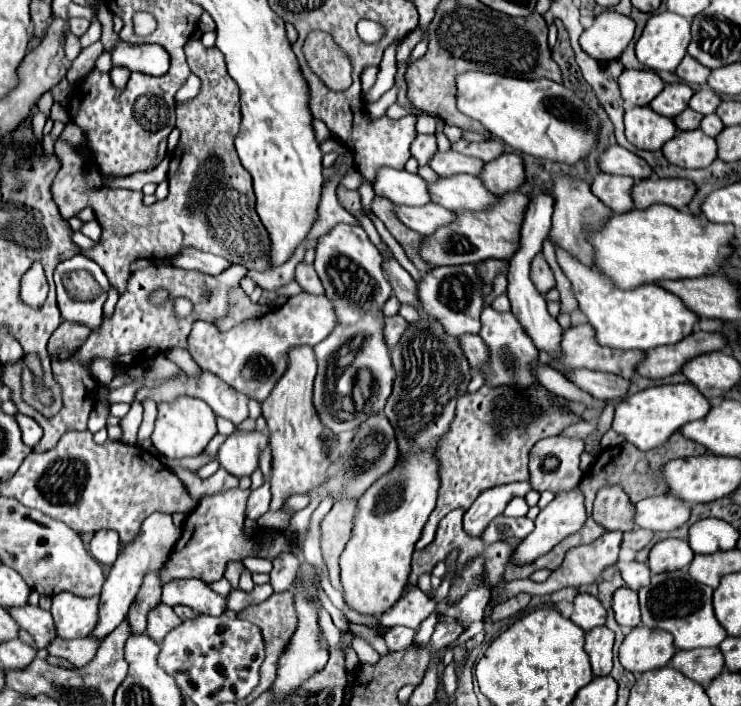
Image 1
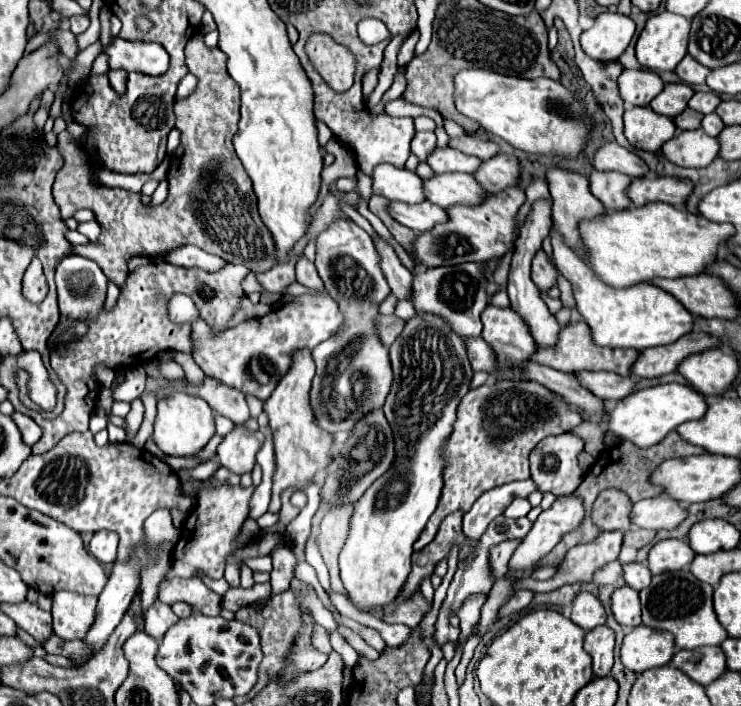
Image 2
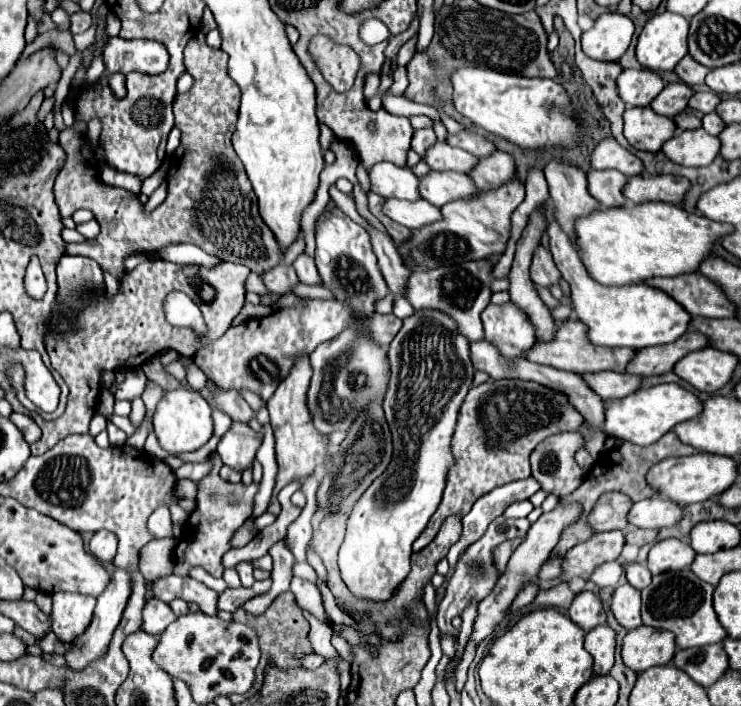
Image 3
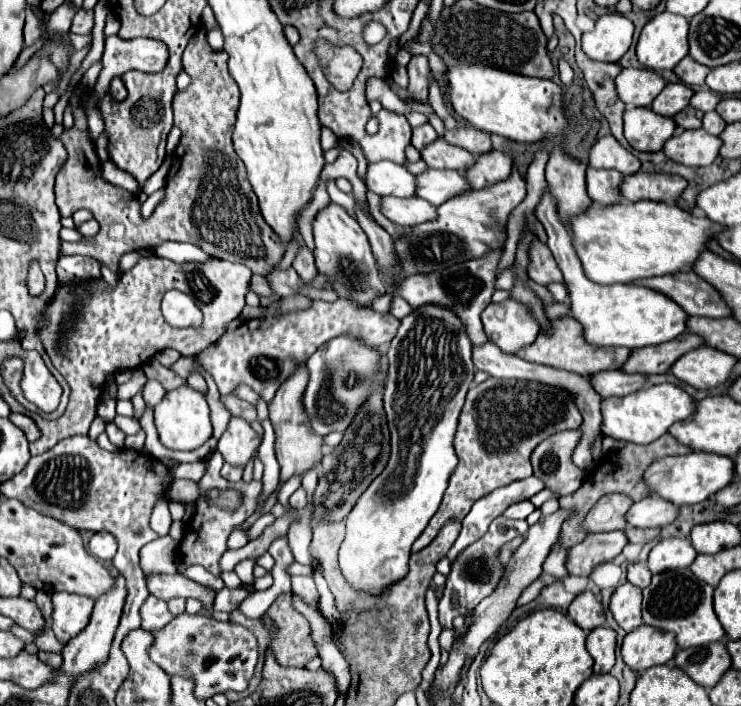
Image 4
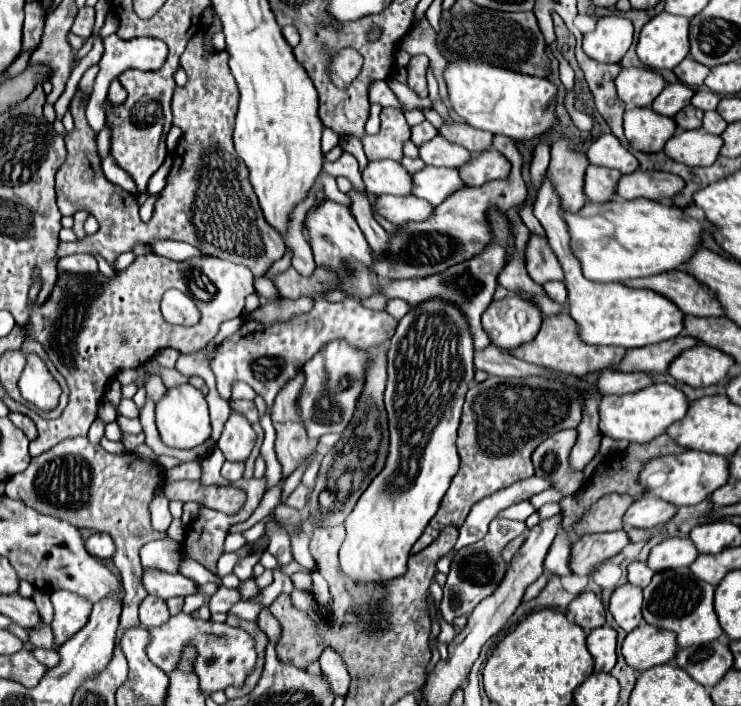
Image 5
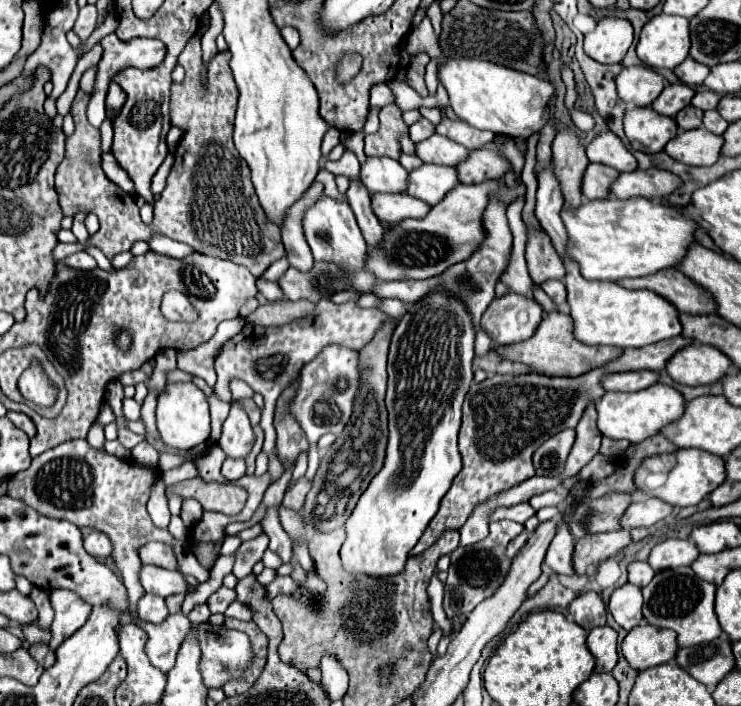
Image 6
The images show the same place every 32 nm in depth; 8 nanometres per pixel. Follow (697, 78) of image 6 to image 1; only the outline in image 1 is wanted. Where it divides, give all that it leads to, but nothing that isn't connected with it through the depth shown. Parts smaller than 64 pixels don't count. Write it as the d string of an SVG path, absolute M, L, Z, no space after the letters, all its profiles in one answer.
M686 54L684 60L676 68L676 74L680 76L680 80L684 80L688 84L706 84L710 68L702 66L698 60L694 60L692 56Z

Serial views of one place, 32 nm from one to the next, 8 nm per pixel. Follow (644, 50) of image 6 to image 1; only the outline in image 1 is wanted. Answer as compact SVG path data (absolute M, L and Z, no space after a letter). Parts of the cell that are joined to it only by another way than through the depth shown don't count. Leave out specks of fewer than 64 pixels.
M662 12L652 14L636 42L636 58L650 70L670 70L686 56L690 42L690 22L684 16Z

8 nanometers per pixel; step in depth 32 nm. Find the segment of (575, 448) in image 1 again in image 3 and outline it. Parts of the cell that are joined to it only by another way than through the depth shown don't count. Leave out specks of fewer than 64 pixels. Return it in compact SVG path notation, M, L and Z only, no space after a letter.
M560 432L556 436L550 436L542 444L534 448L530 454L530 464L532 464L532 476L542 484L542 490L556 494L558 498L572 494L584 480L584 470L574 462L576 450L582 446L582 434L580 432Z

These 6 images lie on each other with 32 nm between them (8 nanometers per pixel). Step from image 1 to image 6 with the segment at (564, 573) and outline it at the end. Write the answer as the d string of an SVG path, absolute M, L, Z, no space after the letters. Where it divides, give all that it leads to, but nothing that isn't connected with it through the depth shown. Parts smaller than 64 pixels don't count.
M616 530L616 532L592 534L592 536L580 538L574 548L576 574L586 574L588 566L594 566L594 564L618 554L630 542L632 542L632 536L628 530Z

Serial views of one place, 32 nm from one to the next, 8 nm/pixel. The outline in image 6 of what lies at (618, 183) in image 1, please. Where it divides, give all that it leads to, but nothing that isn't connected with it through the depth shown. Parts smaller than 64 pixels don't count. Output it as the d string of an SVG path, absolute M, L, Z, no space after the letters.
M588 164L584 176L582 176L582 194L588 200L598 200L608 196L610 184L616 180L620 172L616 168L608 168L604 164Z

